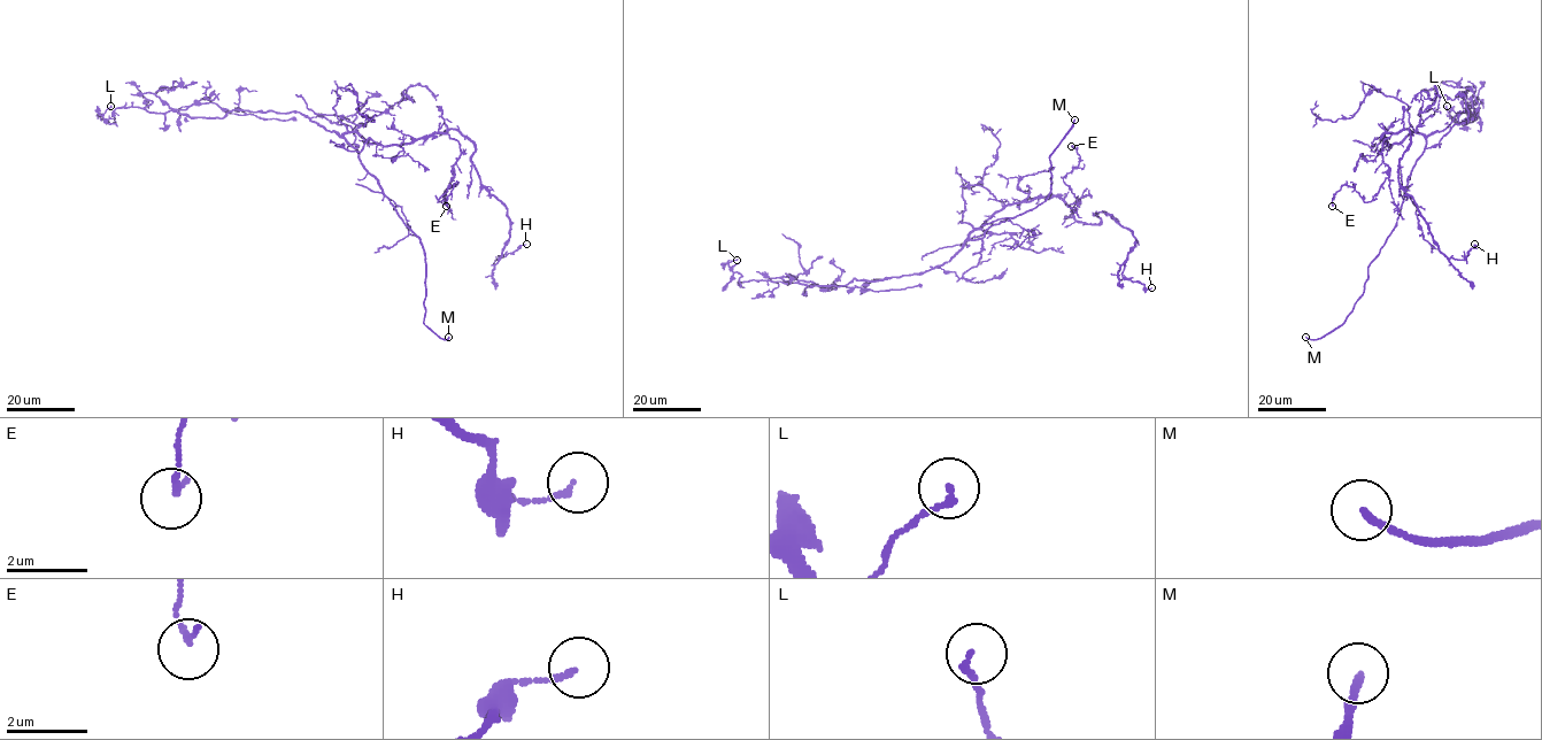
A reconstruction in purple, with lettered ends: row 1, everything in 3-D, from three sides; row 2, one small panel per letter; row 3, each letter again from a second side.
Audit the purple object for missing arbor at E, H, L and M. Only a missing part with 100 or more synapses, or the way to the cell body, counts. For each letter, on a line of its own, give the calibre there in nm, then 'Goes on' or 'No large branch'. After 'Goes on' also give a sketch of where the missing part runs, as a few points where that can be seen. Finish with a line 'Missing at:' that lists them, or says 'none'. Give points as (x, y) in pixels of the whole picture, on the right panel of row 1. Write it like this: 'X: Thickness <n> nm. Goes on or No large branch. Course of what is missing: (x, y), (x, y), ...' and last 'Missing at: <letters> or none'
E: Thickness 130 nm. No large branch
H: Thickness 100 nm. No large branch
L: Thickness 130 nm. No large branch
M: Thickness 150 nm. Goes on
Missing at: M

